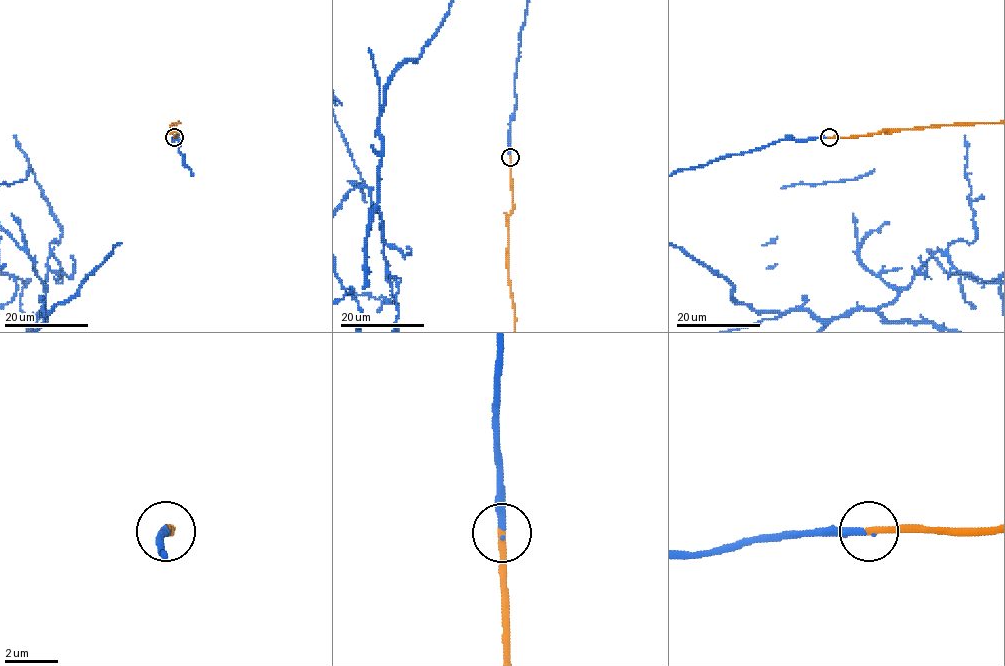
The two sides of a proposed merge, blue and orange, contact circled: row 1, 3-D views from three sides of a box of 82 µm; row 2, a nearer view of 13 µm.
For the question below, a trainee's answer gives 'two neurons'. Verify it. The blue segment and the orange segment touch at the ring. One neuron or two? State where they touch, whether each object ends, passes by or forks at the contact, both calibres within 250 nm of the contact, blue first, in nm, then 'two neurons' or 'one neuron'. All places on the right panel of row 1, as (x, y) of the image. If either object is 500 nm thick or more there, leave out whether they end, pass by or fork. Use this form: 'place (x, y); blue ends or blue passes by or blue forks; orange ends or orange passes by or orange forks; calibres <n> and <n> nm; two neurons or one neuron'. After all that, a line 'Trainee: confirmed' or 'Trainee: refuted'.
place (829, 137); blue ends; orange ends; calibres 280 and 280 nm; one neuron
Trainee: refuted

